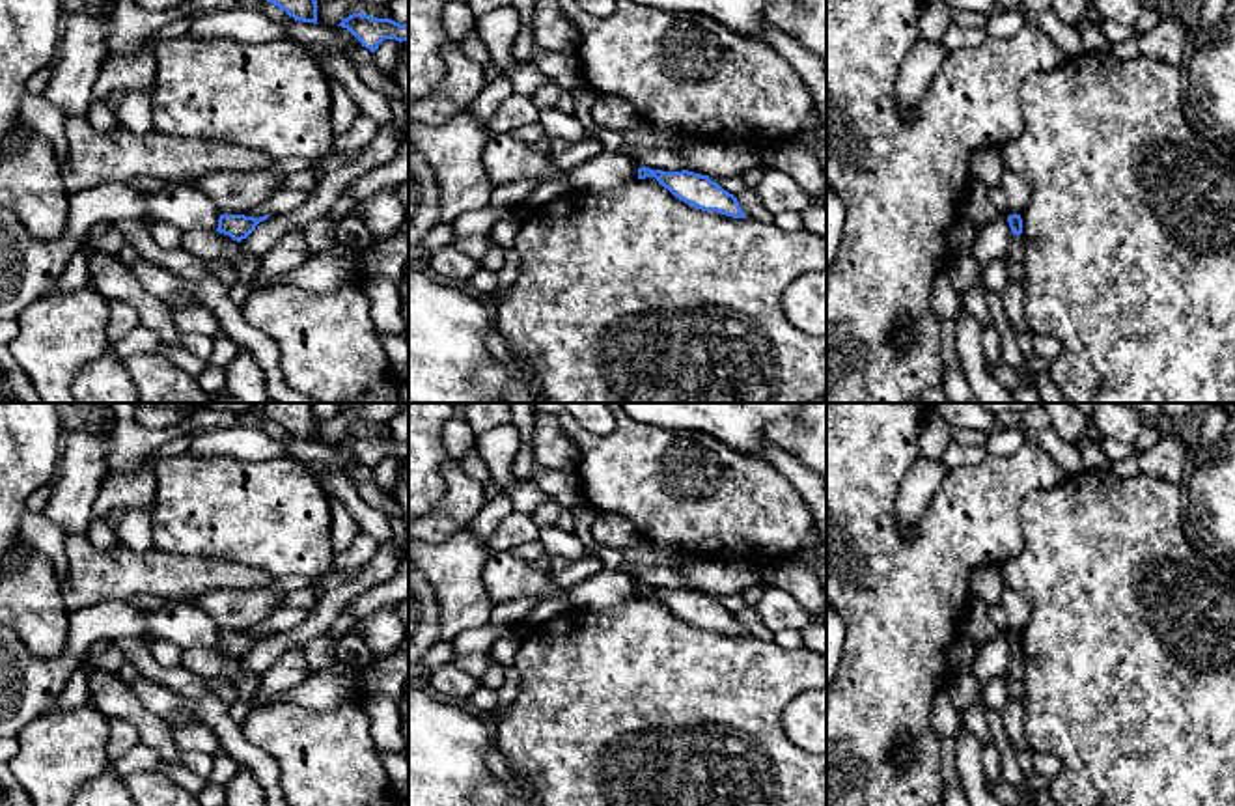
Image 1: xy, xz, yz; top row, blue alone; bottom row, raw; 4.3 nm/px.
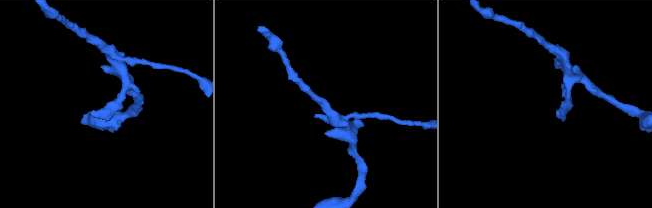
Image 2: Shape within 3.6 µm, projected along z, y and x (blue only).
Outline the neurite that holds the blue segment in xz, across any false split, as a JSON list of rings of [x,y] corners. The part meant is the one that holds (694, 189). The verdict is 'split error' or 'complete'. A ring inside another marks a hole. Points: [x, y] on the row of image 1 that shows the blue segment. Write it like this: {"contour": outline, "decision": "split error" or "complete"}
{"contour": [[[638,168],[638,179],[655,177],[659,185],[668,188],[681,202],[701,211],[716,211],[733,218],[746,218],[737,198],[724,190],[709,175],[683,172],[662,172],[651,168]]], "decision": "complete"}

